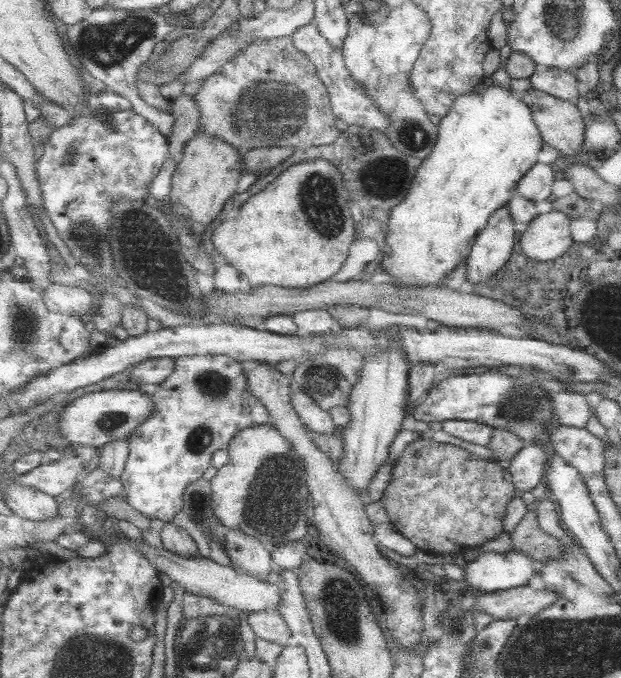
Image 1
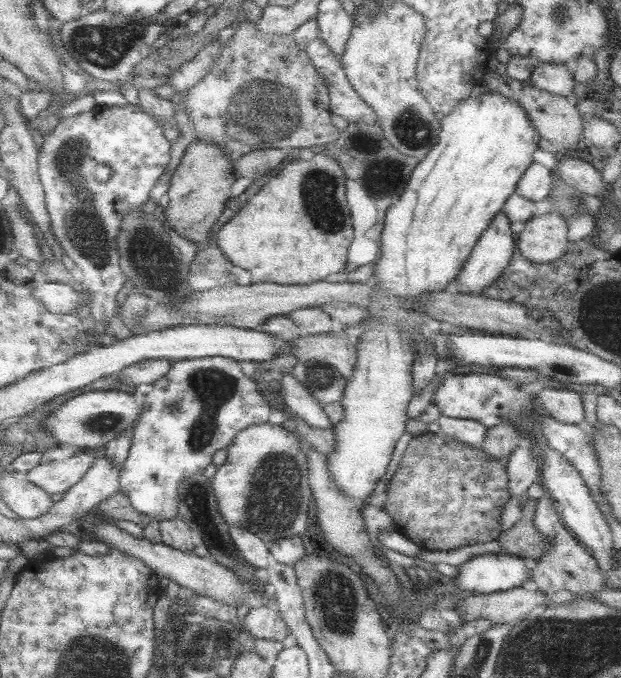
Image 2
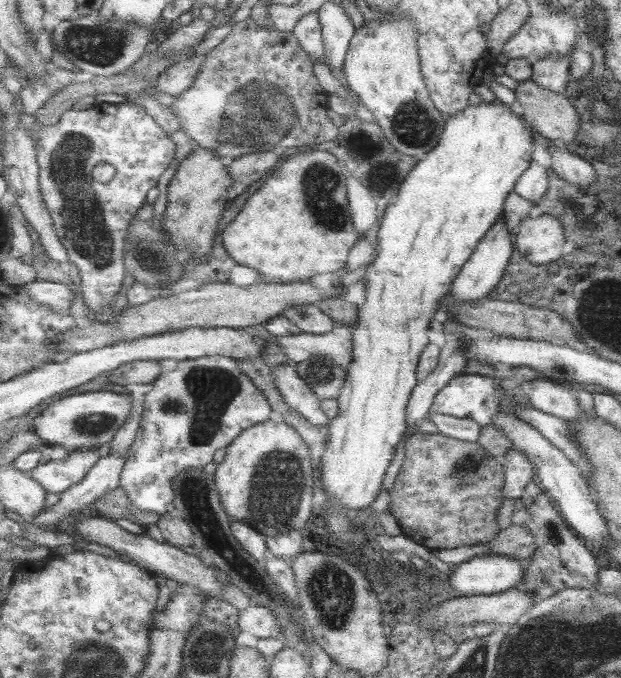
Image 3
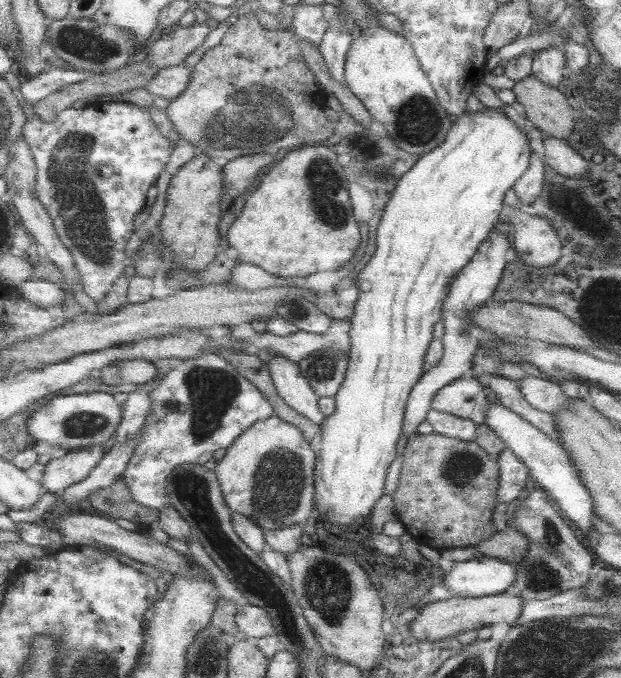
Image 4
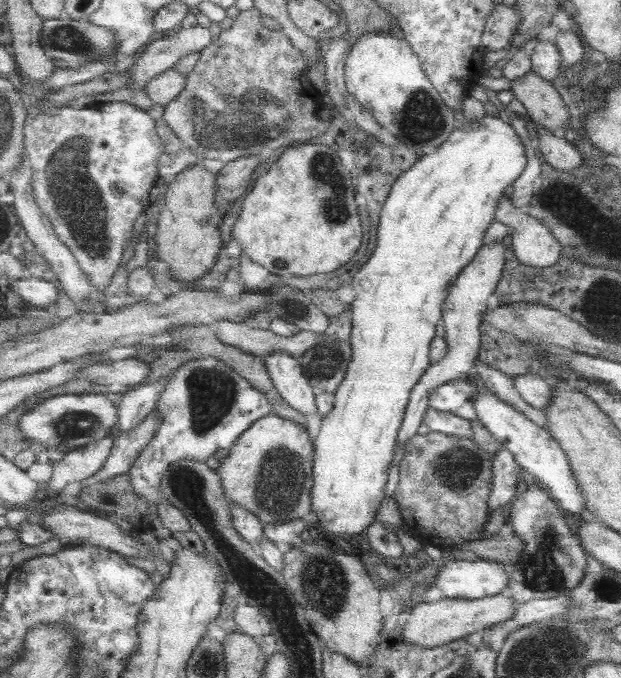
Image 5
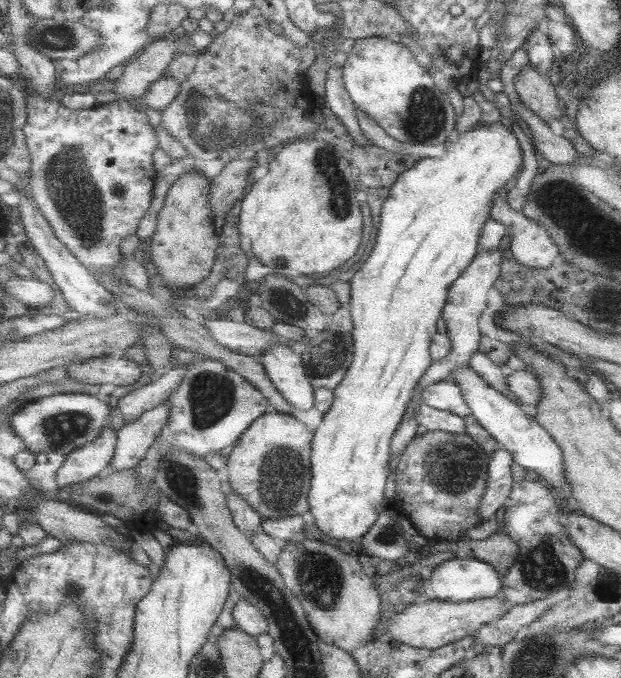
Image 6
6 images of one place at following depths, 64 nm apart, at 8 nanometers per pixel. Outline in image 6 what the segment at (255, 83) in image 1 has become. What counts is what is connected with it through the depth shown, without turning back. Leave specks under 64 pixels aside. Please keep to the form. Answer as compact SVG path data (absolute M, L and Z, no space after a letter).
M253 4L247 12L237 14L231 26L223 34L217 34L207 50L199 52L199 66L195 68L195 74L181 84L181 92L175 102L161 112L161 126L167 128L167 132L183 146L187 146L189 154L199 162L219 158L229 164L237 158L253 156L259 150L283 148L297 140L309 138L319 128L319 124L311 122L309 114L321 104L321 100L309 90L307 76L299 70L299 50L301 48L295 46L291 38L285 34L281 36L279 30L273 30L263 12Z

